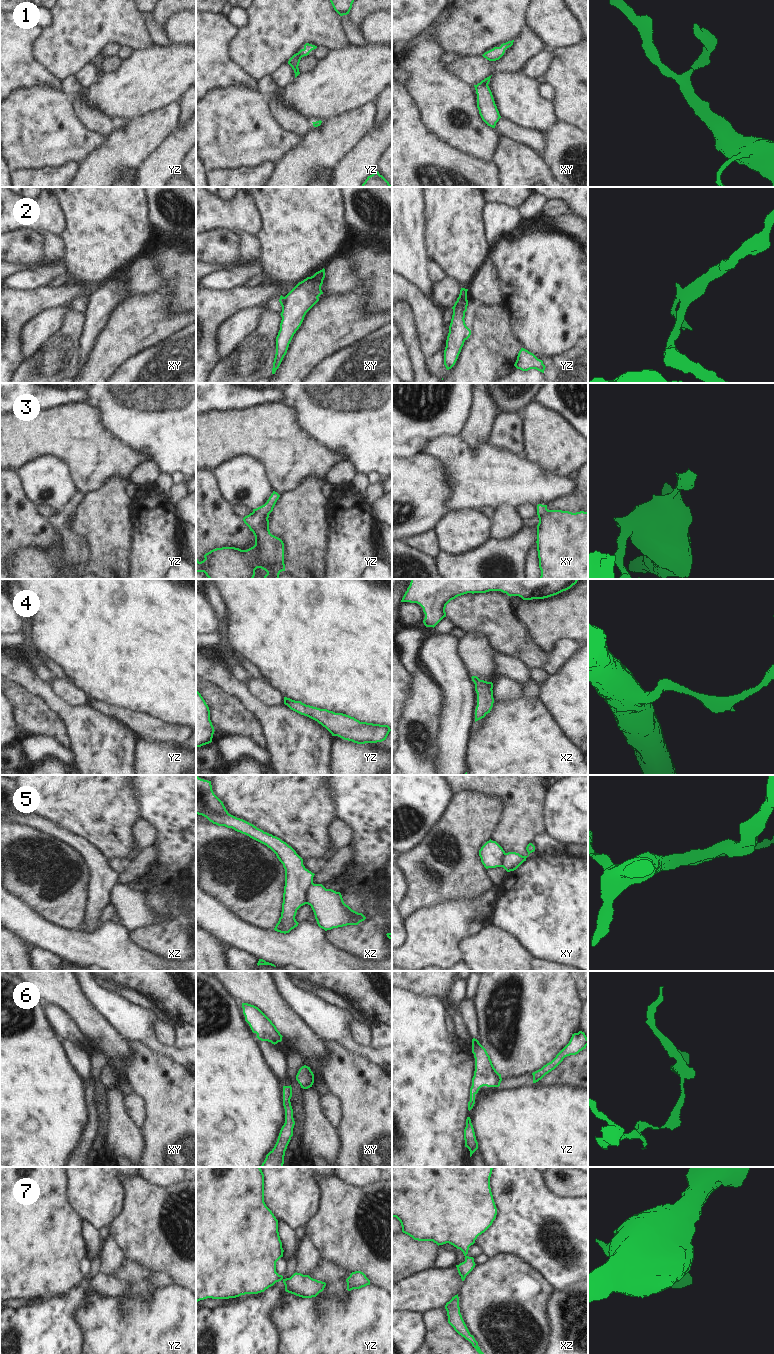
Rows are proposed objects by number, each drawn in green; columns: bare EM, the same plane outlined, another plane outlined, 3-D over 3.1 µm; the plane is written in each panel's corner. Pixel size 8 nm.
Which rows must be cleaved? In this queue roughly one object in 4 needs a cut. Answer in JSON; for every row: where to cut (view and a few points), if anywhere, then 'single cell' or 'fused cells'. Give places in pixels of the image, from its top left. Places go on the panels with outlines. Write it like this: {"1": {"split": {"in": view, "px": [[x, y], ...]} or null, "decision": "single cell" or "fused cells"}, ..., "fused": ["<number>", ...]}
{"1": {"split": null, "decision": "single cell"}, "2": {"split": {"in": "yz", "px": [[458, 297], [464, 312]]}, "decision": "fused cells"}, "3": {"split": null, "decision": "single cell"}, "4": {"split": null, "decision": "single cell"}, "5": {"split": {"in": "xz", "px": [[313, 883], [307, 890], [307, 900], [305, 903]]}, "decision": "fused cells"}, "6": {"split": null, "decision": "single cell"}, "7": {"split": null, "decision": "single cell"}, "fused": ["2", "5"]}

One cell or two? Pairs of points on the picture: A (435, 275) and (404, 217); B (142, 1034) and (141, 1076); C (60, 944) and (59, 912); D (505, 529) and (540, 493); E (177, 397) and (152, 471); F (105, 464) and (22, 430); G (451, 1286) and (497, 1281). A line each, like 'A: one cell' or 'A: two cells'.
A: two cells
B: two cells
C: two cells
D: two cells
E: two cells
F: one cell
G: two cells

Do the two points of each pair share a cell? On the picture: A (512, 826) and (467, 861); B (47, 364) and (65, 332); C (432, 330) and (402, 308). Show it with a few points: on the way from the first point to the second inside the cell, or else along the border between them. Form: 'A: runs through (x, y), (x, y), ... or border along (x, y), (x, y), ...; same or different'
A: border along (500, 816), (495, 831), (490, 838); different
B: runs through (55, 356), (63, 348), (65, 340); same
C: border along (402, 300), (412, 308), (421, 341); different

